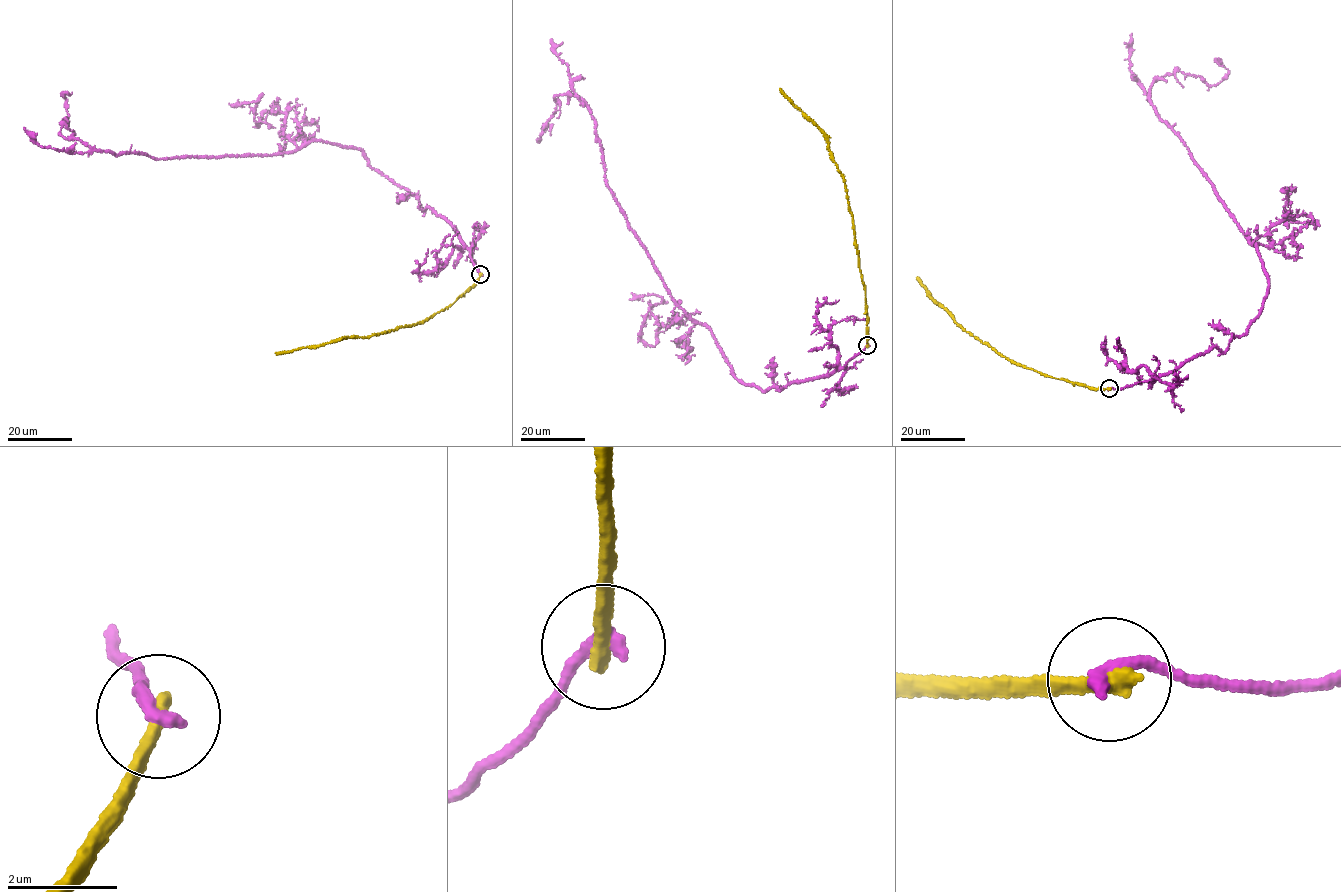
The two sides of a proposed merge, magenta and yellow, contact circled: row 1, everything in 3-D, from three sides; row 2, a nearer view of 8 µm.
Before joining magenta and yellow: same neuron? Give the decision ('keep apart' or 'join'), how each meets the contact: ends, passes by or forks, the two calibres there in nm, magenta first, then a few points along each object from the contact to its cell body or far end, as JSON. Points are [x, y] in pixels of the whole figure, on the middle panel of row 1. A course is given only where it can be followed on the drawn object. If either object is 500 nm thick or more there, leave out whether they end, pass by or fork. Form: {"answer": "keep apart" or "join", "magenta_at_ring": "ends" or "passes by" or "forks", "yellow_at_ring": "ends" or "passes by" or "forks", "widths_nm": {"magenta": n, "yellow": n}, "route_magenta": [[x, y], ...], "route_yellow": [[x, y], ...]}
{"answer": "keep apart", "magenta_at_ring": "ends", "yellow_at_ring": "ends", "widths_nm": {"magenta": 260, "yellow": 320}, "route_magenta": [[867, 345], [782, 390], [736, 380], [631, 230], [582, 100], [555, 97], [538, 141], [551, 125], [550, 135]], "route_yellow": [[867, 345], [866, 290], [843, 177], [827, 138], [779, 88]]}

